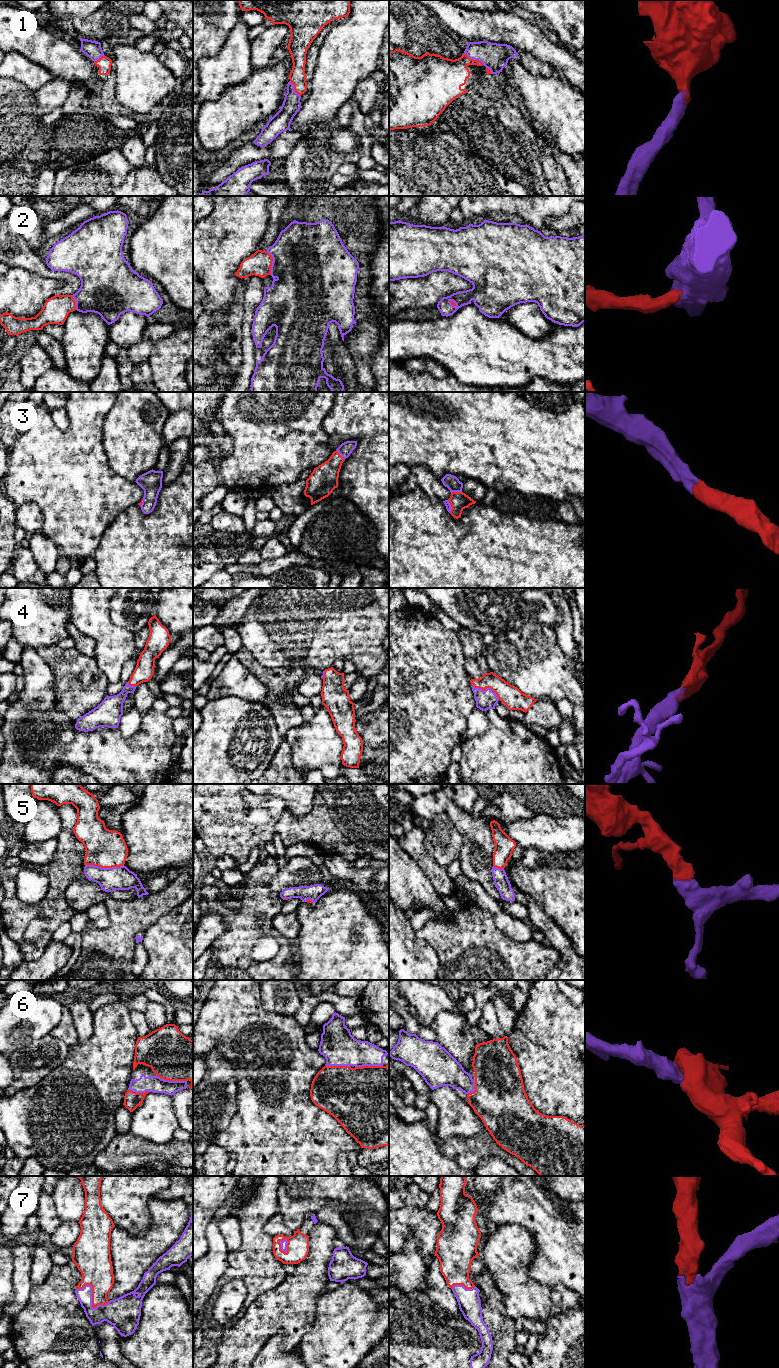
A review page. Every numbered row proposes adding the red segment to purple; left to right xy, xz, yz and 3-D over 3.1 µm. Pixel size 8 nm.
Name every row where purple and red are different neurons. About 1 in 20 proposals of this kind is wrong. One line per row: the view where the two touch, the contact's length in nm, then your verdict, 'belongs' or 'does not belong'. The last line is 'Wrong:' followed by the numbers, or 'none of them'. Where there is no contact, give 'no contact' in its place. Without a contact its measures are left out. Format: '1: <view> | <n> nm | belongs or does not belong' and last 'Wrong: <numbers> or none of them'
1: yz | 190 nm | belongs
2: xz | 190 nm | belongs
3: yz | 90 nm | belongs
4: yz | 260 nm | belongs
5: xy | 320 nm | belongs
6: xy | 260 nm | belongs
7: xy | 280 nm | belongs
Wrong: none of them

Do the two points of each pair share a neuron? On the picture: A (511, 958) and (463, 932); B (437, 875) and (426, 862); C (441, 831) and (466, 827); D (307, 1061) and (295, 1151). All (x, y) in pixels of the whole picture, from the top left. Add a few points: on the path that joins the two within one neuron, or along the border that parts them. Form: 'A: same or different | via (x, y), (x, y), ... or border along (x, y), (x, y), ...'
A: same | via (499, 946), (488, 937), (475, 934)
B: same | via (435, 872), (428, 865)
C: different | border along (453, 825), (462, 839), (460, 852)
D: same | via (296, 1083), (296, 1129)

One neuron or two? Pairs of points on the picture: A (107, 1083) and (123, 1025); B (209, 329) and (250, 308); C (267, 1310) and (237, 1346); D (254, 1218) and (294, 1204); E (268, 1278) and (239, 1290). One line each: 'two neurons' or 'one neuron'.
A: one neuron
B: two neurons
C: one neuron
D: two neurons
E: two neurons

